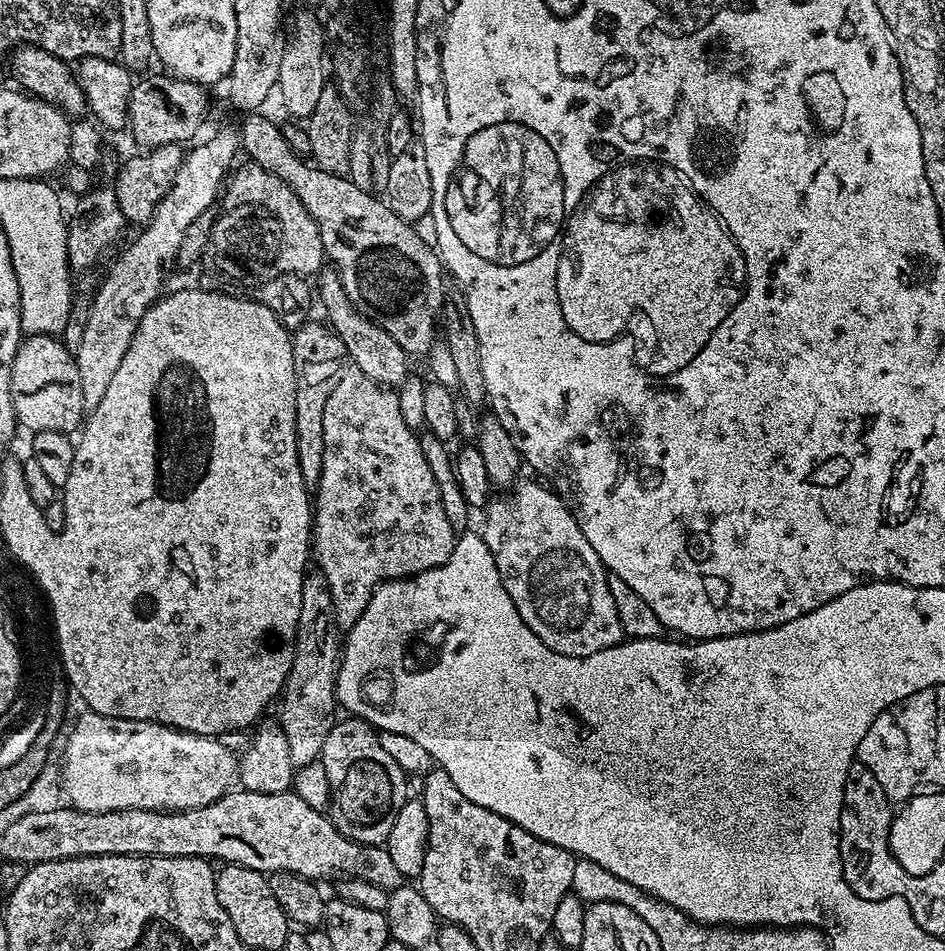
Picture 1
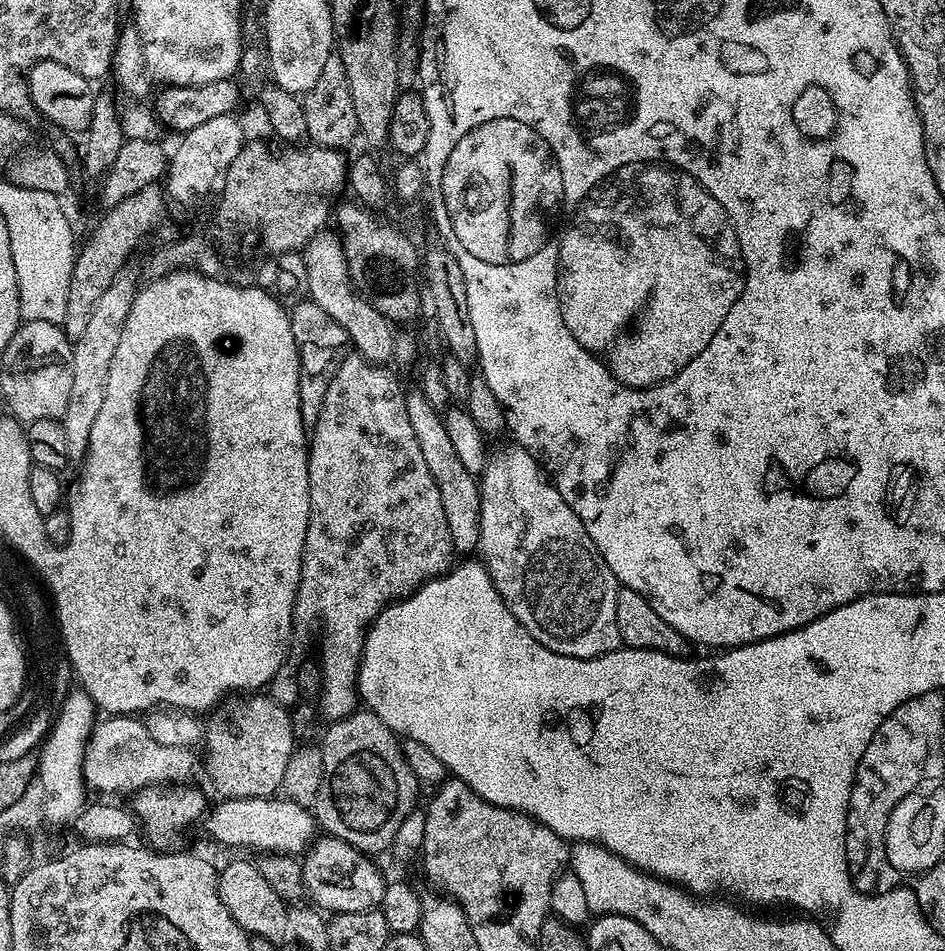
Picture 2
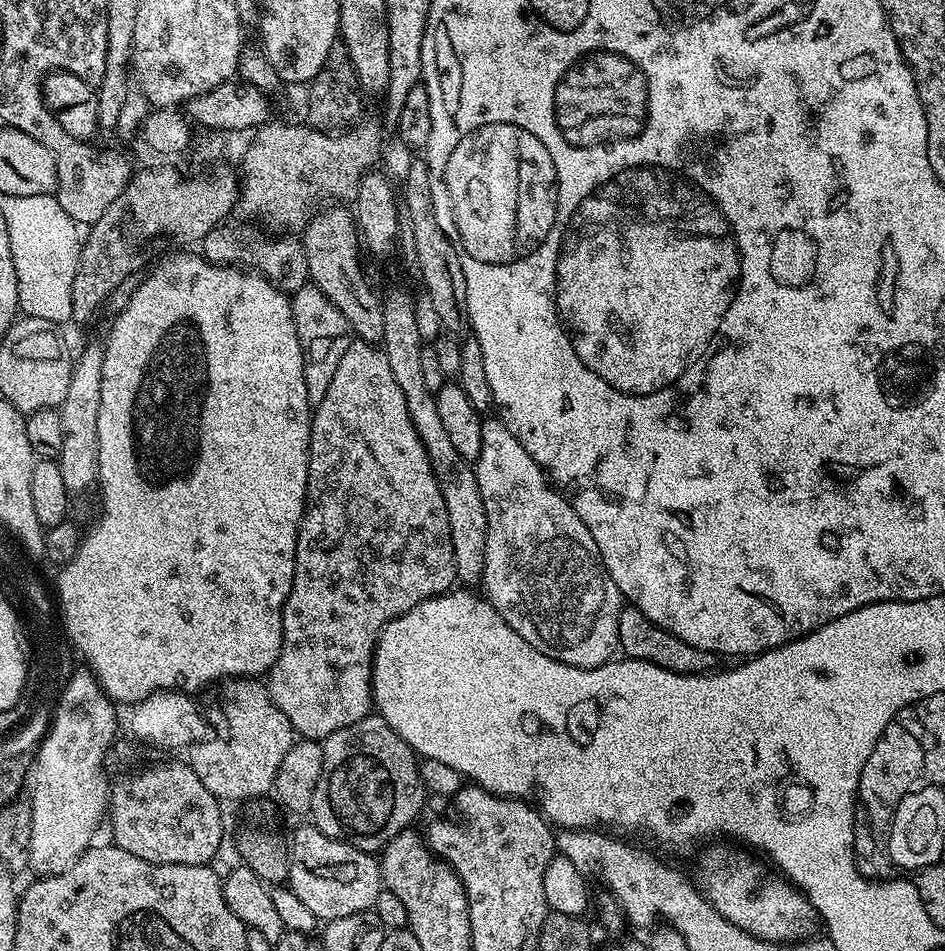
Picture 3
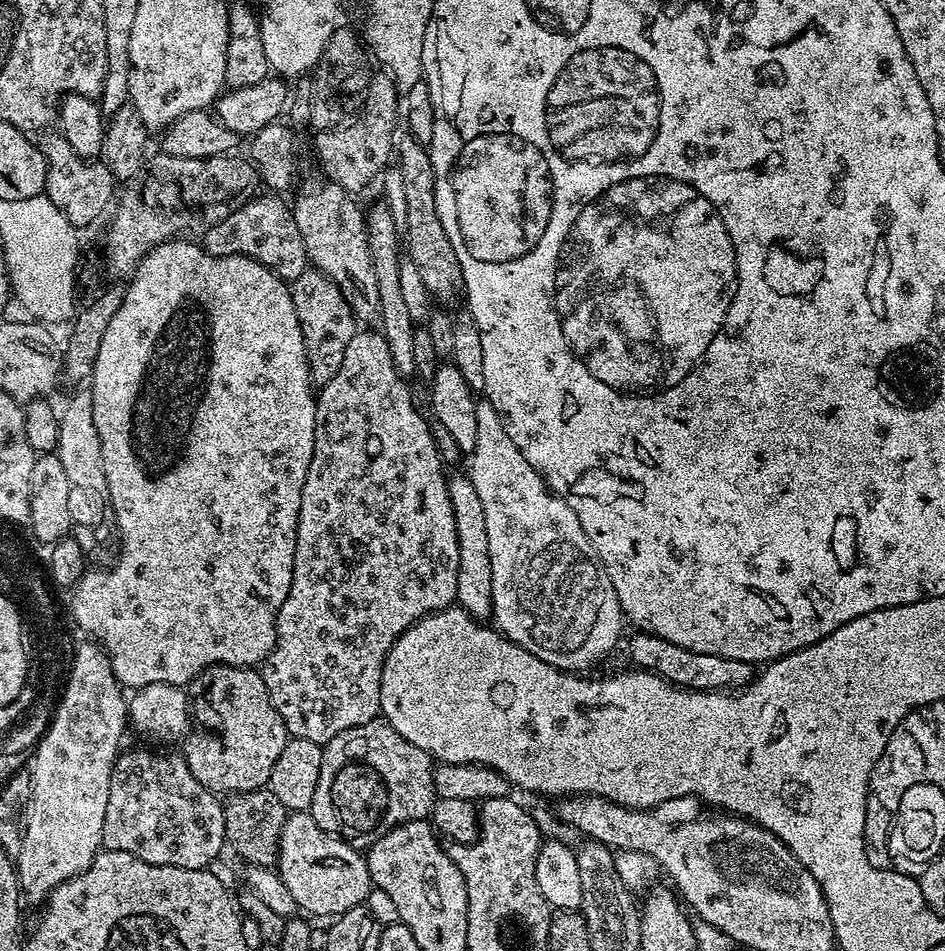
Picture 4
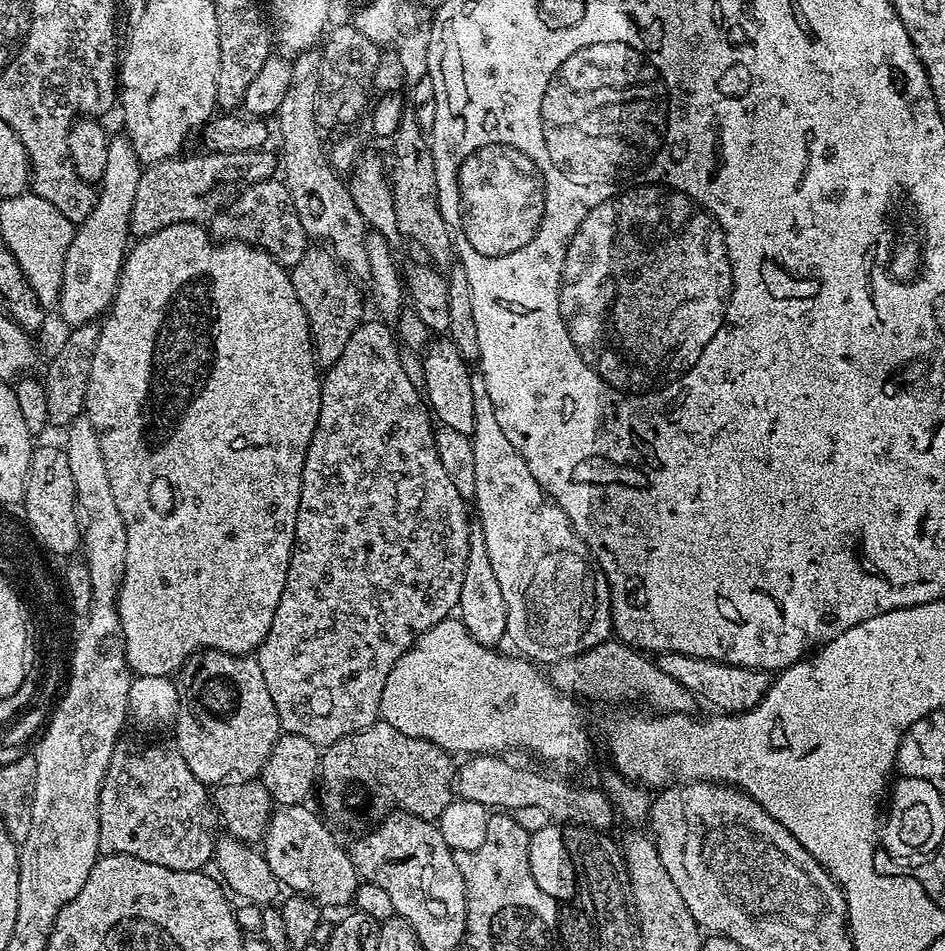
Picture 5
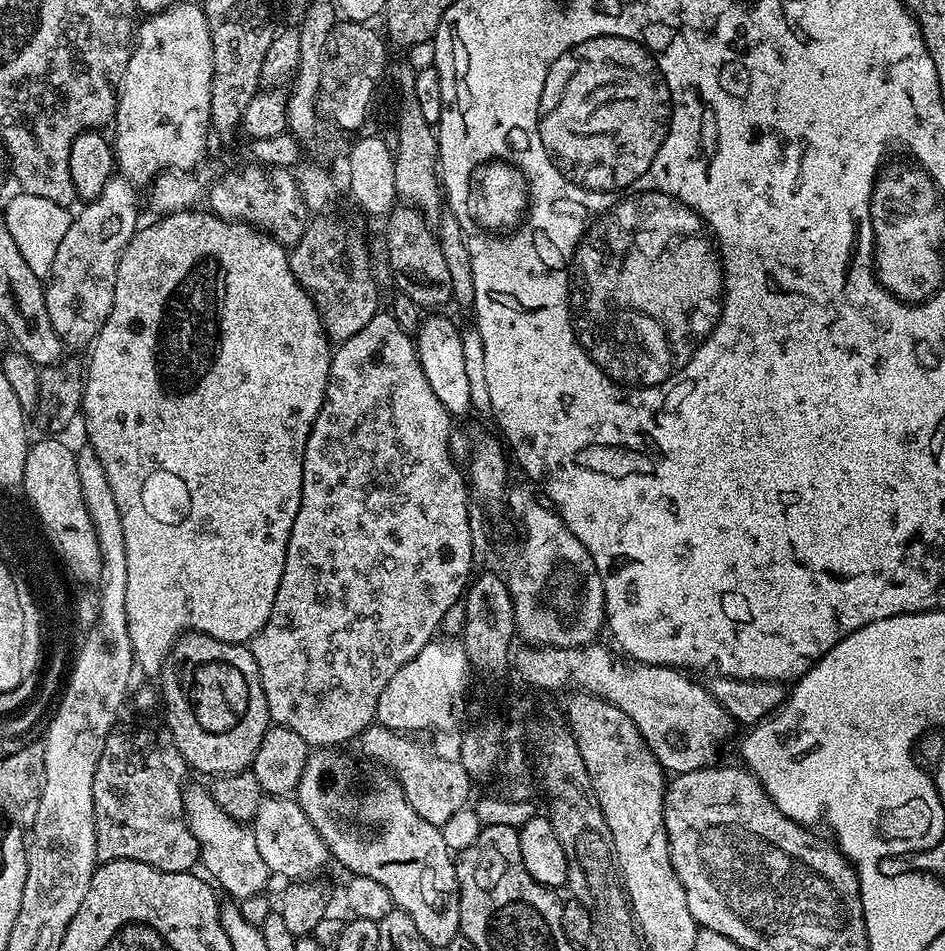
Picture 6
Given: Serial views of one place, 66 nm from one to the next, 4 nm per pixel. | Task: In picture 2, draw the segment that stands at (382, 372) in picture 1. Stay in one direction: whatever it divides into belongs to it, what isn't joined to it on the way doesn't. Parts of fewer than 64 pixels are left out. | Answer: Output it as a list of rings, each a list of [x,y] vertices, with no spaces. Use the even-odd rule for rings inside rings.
[[[332,230],[317,232],[302,255],[306,262],[307,295],[310,299],[322,306],[322,310],[326,310],[326,314],[330,314],[330,318],[342,326],[342,330],[346,330],[349,345],[369,364],[387,365],[392,360],[396,341],[393,325],[382,314],[378,314],[378,310],[374,310],[374,306],[370,306],[352,284],[339,235]]]

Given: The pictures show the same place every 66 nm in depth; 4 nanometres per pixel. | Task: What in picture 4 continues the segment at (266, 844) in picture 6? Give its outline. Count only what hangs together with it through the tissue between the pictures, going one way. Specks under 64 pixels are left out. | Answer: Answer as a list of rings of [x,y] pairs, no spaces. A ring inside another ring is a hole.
[[[309,811],[289,813],[280,835],[276,870],[297,907],[314,916],[334,918],[359,907],[374,886],[365,855],[331,832],[323,831]]]

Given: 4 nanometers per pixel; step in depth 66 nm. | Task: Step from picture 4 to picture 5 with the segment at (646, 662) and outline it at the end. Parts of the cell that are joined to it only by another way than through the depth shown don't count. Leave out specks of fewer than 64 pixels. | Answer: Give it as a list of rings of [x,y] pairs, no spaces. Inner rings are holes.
[[[663,652],[656,661],[664,674],[685,686],[697,699],[706,700],[716,707],[713,709],[727,715],[736,715],[752,709],[765,696],[772,681],[771,675],[760,669],[736,667],[733,664],[698,659],[677,652]]]

